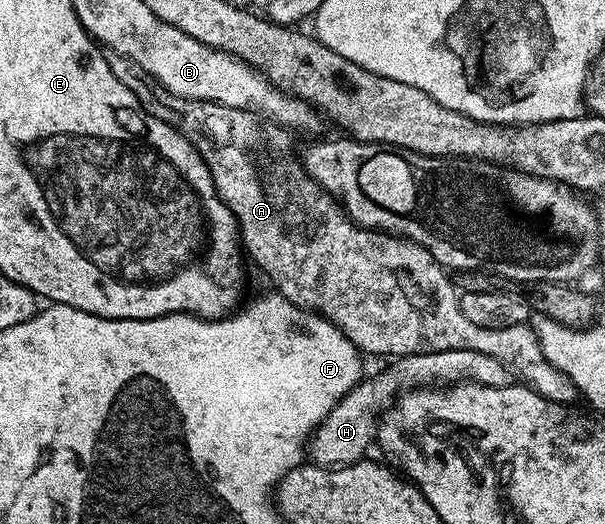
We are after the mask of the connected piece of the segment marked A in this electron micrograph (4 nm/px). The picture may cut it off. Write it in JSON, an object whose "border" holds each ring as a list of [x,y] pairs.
{"border":[[[110,53],[108,59],[109,67],[113,75],[115,75],[124,86],[131,88],[131,92],[141,101],[141,105],[146,108],[151,108],[151,113],[153,113],[156,118],[176,128],[199,152],[199,156],[205,161],[207,168],[211,172],[211,180],[215,184],[218,196],[225,201],[225,206],[232,212],[233,217],[237,219],[239,238],[243,243],[244,253],[248,255],[248,257],[250,254],[250,256],[253,257],[254,264],[273,281],[272,289],[276,291],[276,293],[282,294],[283,297],[287,300],[291,300],[296,306],[304,306],[306,309],[317,311],[318,314],[322,314],[324,318],[335,323],[335,325],[355,343],[362,355],[390,354],[388,357],[394,360],[407,357],[409,354],[446,352],[447,349],[470,349],[474,352],[483,352],[485,356],[491,356],[501,361],[509,370],[513,371],[514,375],[516,375],[524,385],[535,391],[539,396],[546,398],[547,401],[560,402],[562,404],[576,403],[576,398],[579,398],[579,391],[576,384],[574,384],[563,371],[559,368],[555,368],[555,364],[551,364],[551,360],[547,360],[547,356],[543,356],[541,345],[537,339],[537,334],[533,331],[532,325],[522,324],[520,326],[512,326],[511,328],[495,328],[492,330],[491,328],[483,328],[479,324],[467,320],[467,316],[463,316],[463,312],[461,311],[459,291],[457,287],[454,286],[453,279],[447,273],[445,267],[438,264],[435,260],[435,256],[431,256],[431,252],[427,248],[415,244],[409,238],[404,238],[395,233],[383,230],[368,230],[353,223],[344,208],[341,207],[340,202],[332,198],[318,182],[311,180],[308,174],[305,173],[302,159],[298,157],[298,155],[297,158],[293,155],[294,135],[286,130],[285,127],[279,126],[276,122],[271,122],[267,118],[262,118],[260,114],[253,114],[250,110],[227,108],[218,102],[200,102],[199,100],[191,100],[190,98],[176,98],[173,94],[164,92],[158,93],[159,96],[156,98],[156,96],[145,87],[147,76],[143,72],[143,68],[139,68],[139,64],[135,64],[131,60],[127,60],[123,56],[119,56],[115,53]]]}

